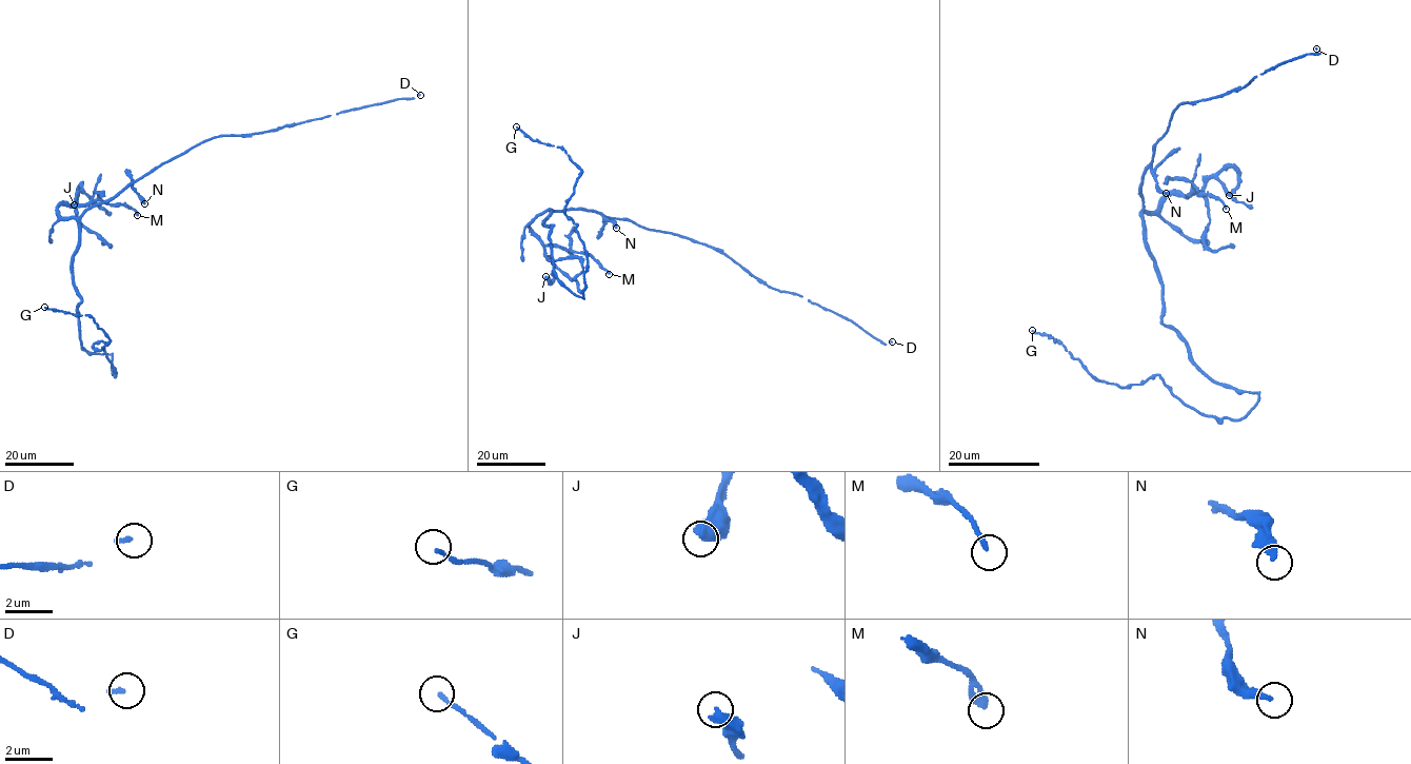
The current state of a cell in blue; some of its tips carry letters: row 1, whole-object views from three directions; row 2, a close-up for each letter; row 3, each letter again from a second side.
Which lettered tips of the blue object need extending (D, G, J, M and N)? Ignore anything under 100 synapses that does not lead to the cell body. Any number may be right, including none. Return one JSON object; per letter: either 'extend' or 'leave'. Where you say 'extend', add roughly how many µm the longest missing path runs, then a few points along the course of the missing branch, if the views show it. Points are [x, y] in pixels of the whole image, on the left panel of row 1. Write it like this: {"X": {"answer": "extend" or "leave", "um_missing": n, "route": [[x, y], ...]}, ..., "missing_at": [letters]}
{"D": {"answer": "extend", "um_missing": 150}, "G": {"answer": "leave"}, "J": {"answer": "leave"}, "M": {"answer": "leave"}, "N": {"answer": "leave"}, "missing_at": ["D"]}

